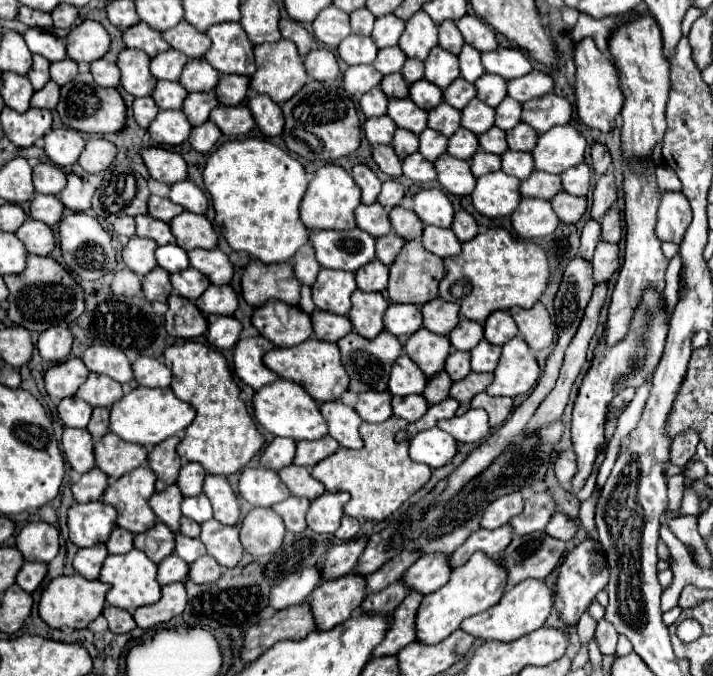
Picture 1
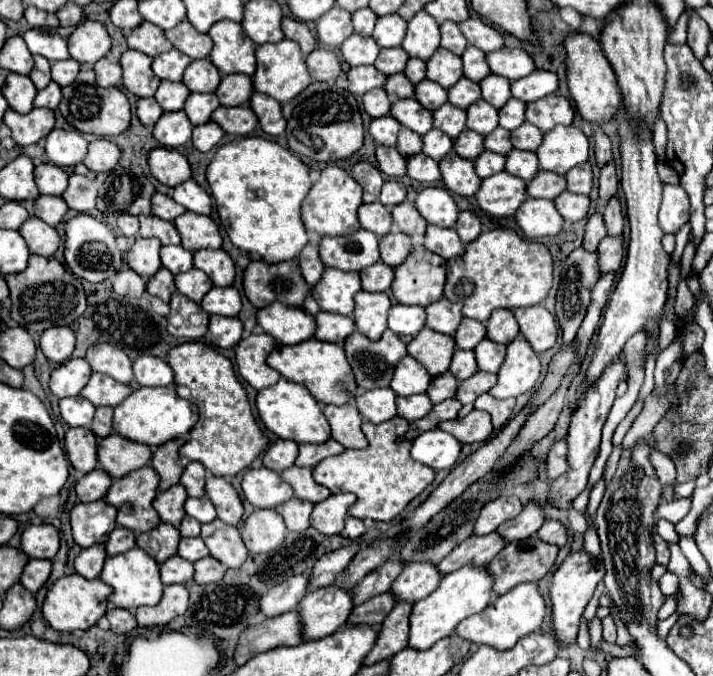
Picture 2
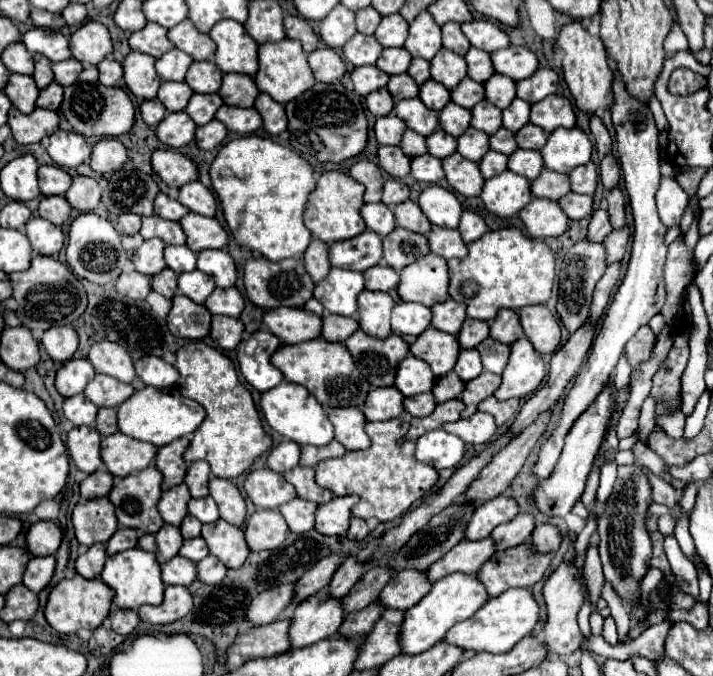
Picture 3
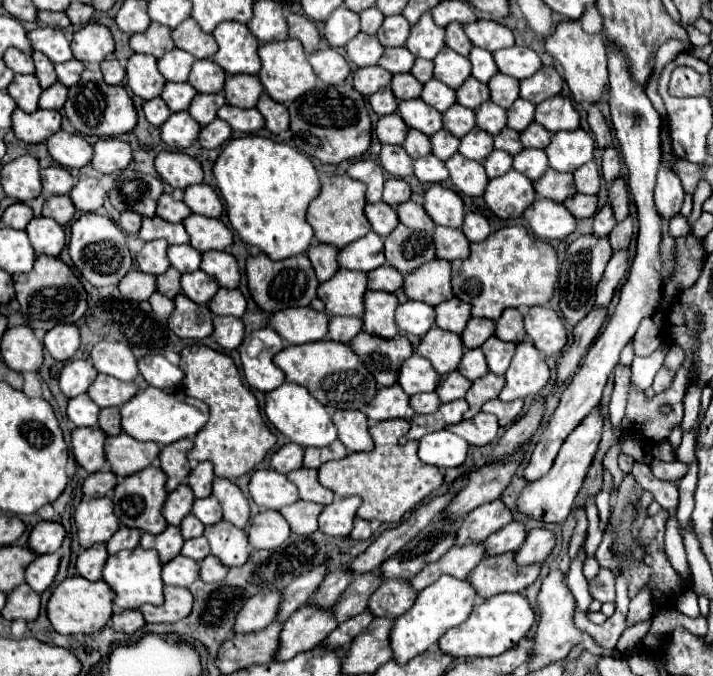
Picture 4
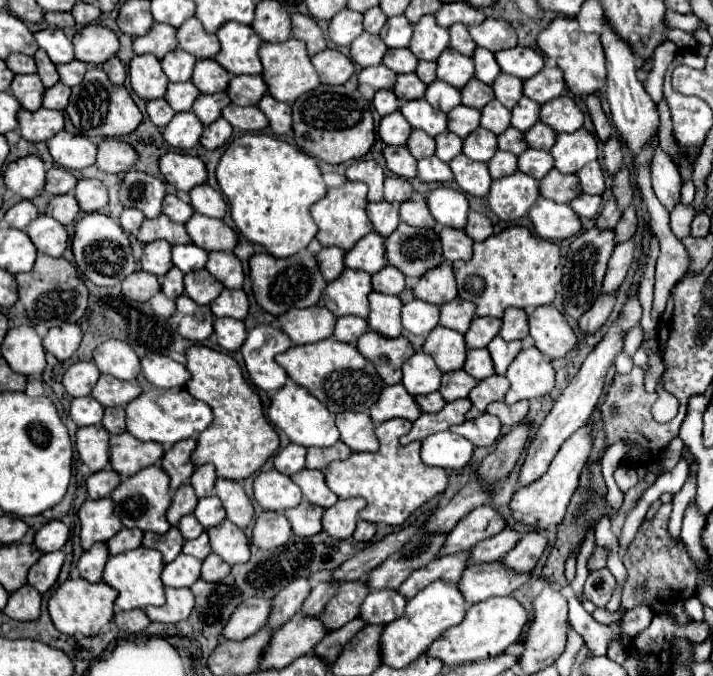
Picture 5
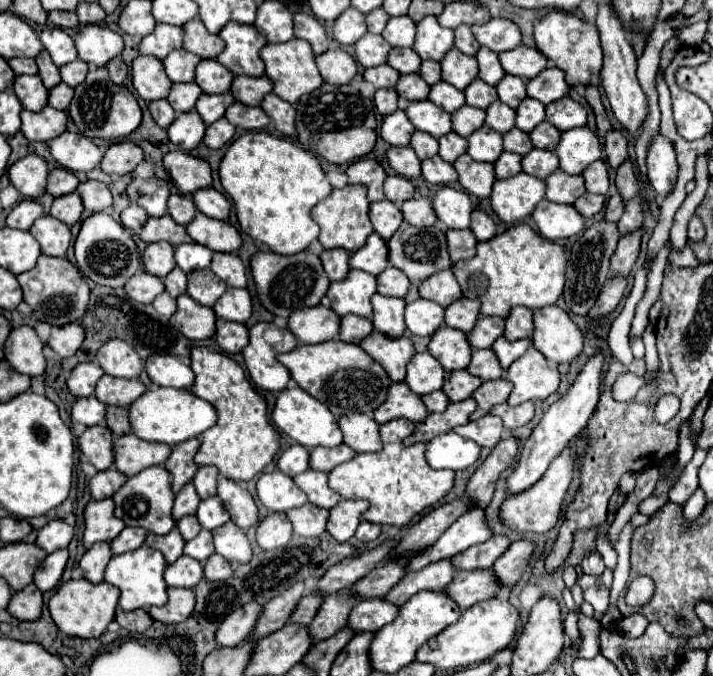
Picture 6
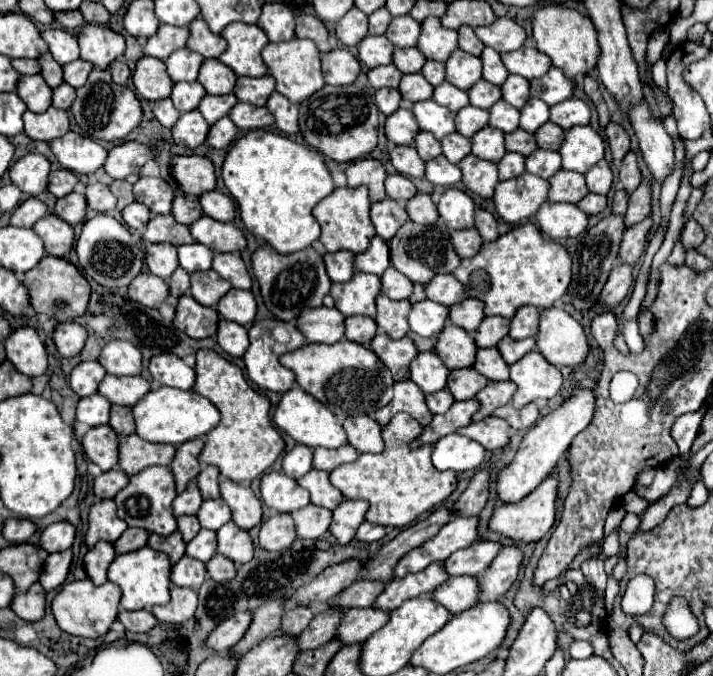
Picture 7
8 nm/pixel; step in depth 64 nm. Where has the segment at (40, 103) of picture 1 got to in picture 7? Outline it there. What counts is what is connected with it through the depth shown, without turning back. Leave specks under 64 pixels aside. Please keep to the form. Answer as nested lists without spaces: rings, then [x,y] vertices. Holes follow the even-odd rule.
[[[62,82],[62,84],[54,90],[54,94],[52,94],[52,106],[54,106],[54,108],[60,108],[60,110],[68,110],[74,98],[76,98],[76,90],[74,90],[70,84]]]

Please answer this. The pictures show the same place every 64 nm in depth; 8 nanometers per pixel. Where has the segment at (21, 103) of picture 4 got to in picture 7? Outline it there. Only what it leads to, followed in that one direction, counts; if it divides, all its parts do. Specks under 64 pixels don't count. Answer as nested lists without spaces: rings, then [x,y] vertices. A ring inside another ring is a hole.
[[[40,74],[20,76],[16,92],[32,112],[44,112],[52,104],[52,88],[48,88]]]

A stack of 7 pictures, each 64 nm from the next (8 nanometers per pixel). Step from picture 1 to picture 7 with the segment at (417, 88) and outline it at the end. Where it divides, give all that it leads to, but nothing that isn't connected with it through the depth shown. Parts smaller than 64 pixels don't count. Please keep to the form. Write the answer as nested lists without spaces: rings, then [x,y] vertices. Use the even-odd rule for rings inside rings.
[[[444,82],[444,84],[438,84],[434,88],[434,96],[432,100],[436,100],[440,106],[452,110],[452,112],[458,112],[460,108],[468,106],[468,94],[456,86],[452,86],[450,82]]]

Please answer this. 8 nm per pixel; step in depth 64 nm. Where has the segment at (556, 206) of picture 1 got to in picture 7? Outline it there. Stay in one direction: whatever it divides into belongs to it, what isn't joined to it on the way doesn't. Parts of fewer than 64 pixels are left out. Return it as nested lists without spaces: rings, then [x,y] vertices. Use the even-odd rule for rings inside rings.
[[[586,194],[586,196],[578,202],[578,208],[580,208],[584,214],[588,214],[588,216],[600,214],[600,212],[604,212],[604,208],[608,206],[606,200],[608,200],[608,198],[606,198],[606,196],[600,196],[600,194]]]

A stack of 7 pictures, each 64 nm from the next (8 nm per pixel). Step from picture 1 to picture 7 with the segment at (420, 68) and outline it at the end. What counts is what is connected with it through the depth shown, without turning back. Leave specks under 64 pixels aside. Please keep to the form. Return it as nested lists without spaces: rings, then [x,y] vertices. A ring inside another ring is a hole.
[[[426,60],[426,64],[424,64],[424,68],[420,70],[420,74],[422,74],[432,86],[438,86],[440,82],[444,82],[444,62]]]

